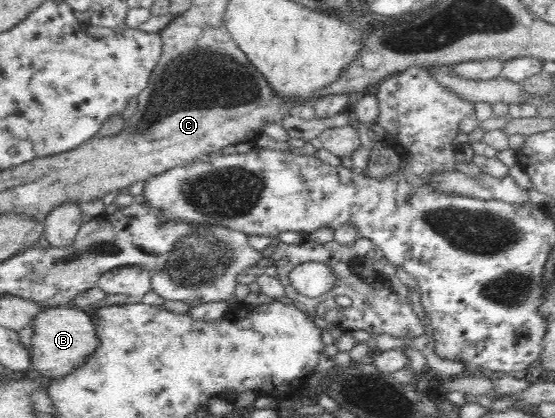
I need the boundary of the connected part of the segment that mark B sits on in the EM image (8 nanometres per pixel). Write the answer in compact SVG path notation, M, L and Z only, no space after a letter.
M75 306L43 308L32 320L30 326L33 327L30 343L32 374L39 375L48 381L69 376L84 360L89 358L98 345L91 312Z

